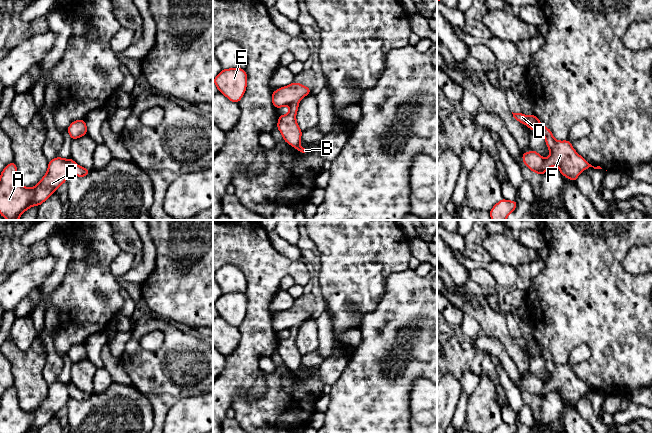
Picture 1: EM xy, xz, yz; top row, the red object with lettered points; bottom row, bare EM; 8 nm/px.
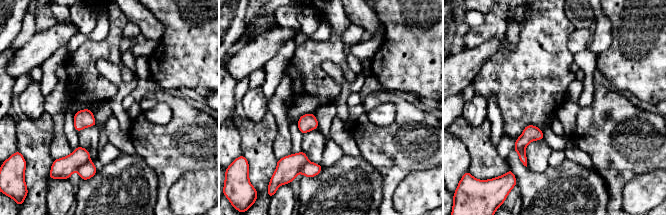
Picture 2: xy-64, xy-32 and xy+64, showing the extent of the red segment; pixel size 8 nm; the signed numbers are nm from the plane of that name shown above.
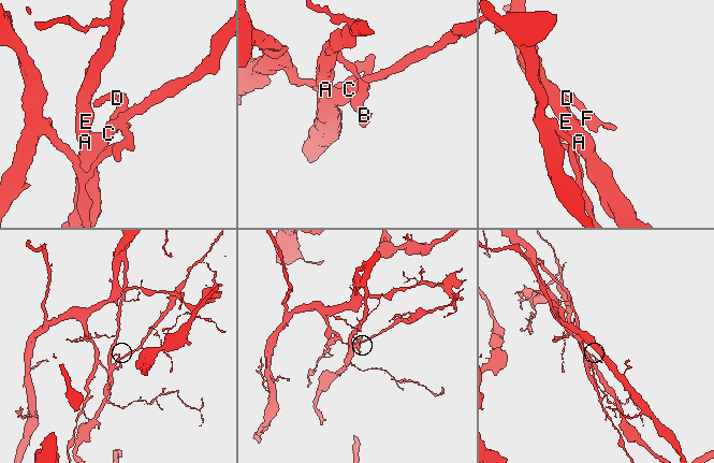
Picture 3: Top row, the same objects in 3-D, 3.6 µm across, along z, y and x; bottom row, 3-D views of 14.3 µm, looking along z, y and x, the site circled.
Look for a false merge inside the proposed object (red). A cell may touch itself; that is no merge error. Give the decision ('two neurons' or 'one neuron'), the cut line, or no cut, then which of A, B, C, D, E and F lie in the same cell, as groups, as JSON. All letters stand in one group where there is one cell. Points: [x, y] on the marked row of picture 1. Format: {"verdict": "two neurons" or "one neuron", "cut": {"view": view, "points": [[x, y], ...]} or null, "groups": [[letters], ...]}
{"verdict": "two neurons", "cut": {"view": "xy", "points": [[70, 160], [69, 171], [71, 173]]}, "groups": [["A", "C", "E"], ["B", "D", "F"]]}

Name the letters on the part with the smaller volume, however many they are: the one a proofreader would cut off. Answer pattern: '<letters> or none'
B, D, F

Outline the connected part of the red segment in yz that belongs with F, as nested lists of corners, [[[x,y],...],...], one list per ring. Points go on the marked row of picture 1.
[[[513,113],[513,117],[520,123],[525,124],[532,131],[544,135],[547,147],[550,151],[548,158],[544,159],[543,169],[546,172],[552,166],[558,166],[561,175],[576,182],[579,174],[587,168],[602,169],[594,167],[581,157],[572,147],[569,140],[557,141],[549,128],[543,126],[537,116],[525,116],[523,113]]]

